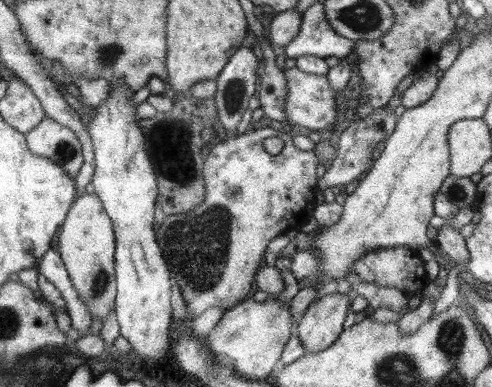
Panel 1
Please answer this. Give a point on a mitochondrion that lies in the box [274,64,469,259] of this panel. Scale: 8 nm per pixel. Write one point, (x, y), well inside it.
(456, 192)

